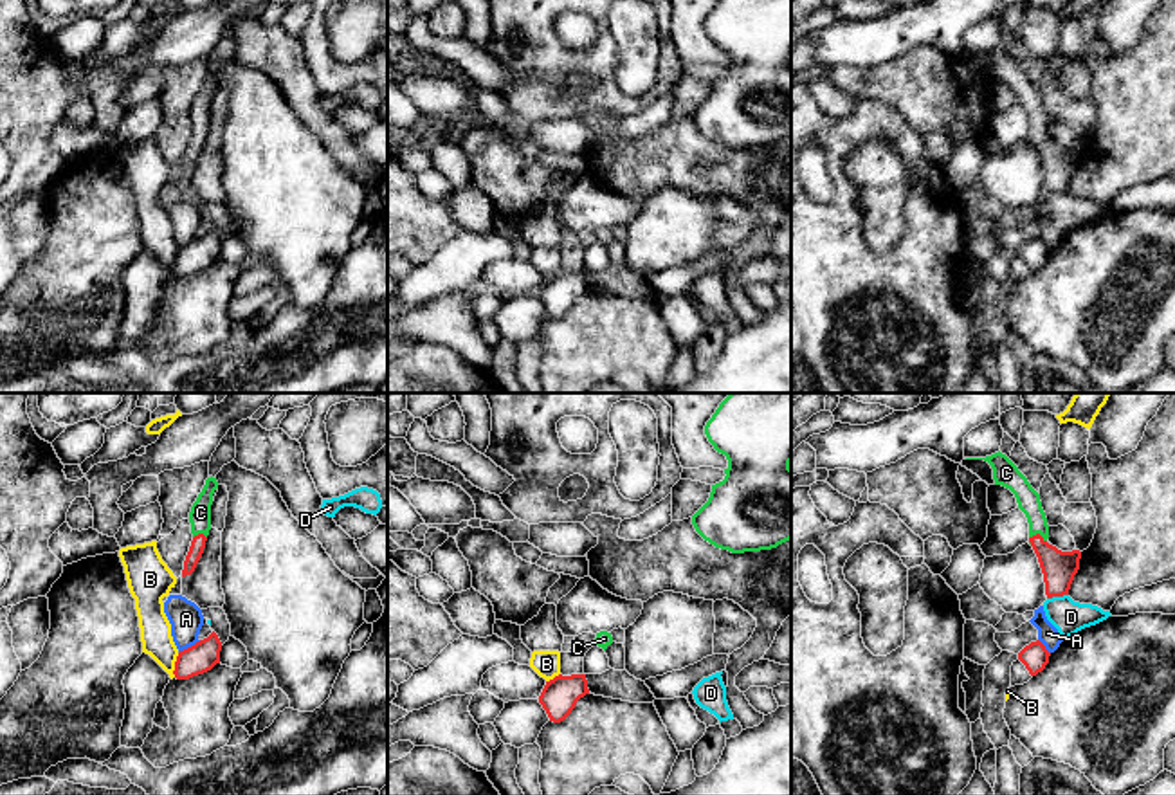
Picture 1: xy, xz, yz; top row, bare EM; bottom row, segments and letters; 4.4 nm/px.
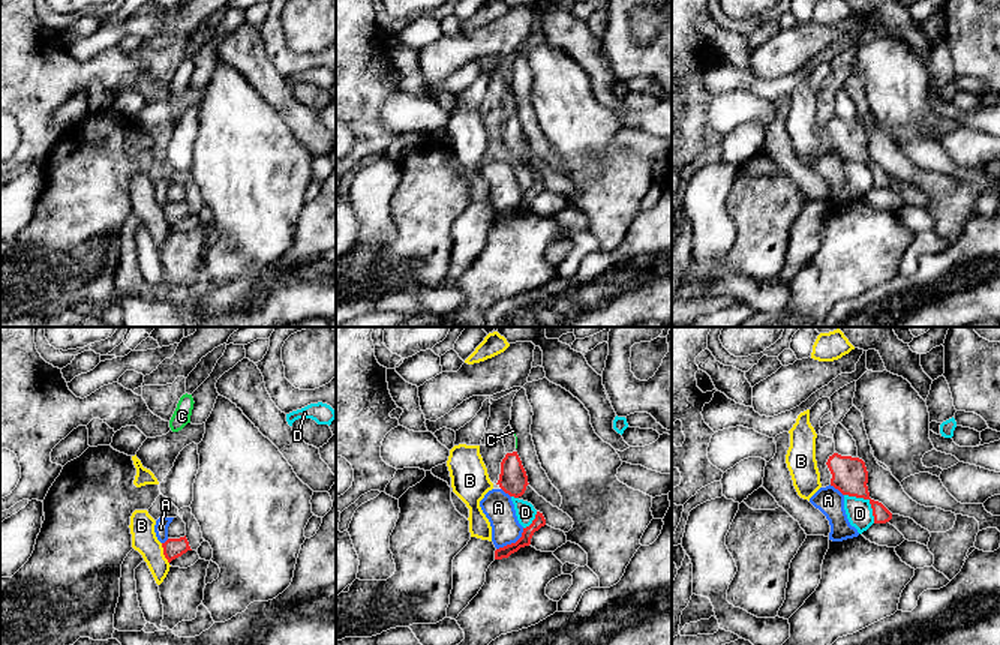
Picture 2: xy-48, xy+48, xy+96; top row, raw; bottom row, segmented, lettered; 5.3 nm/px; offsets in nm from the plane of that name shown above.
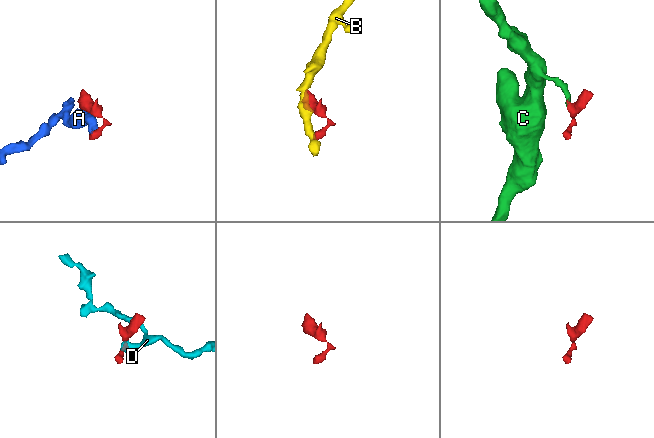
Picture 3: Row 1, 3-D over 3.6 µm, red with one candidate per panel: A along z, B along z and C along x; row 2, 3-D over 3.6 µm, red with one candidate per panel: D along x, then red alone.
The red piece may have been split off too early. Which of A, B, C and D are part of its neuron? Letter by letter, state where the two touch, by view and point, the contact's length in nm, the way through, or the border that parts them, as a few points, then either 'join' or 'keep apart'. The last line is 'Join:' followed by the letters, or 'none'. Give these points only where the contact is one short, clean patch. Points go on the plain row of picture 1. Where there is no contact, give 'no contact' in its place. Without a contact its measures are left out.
A: meets red in xy at (191, 242); contact 120 nm long; keep apart
B: meets red in xy at (175, 262); contact 110 nm long; keep apart
C: meets red in yz at (1038, 130); contact 80 nm long; runs through yz (1058, 164), (1040, 143), (1038, 130), (1038, 118), (1028, 94); join
D: meets red in yz at (1056, 191); contact 100 nm long; border along yz (1067, 190), (1047, 195); keep apart
Join: C

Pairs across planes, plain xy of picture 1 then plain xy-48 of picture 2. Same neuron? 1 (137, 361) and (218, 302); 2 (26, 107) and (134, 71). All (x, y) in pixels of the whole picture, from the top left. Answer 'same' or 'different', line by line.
1: same
2: same

